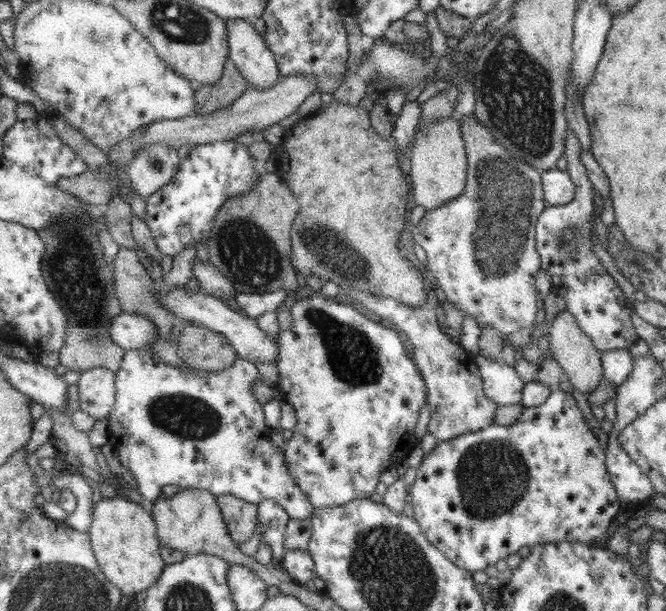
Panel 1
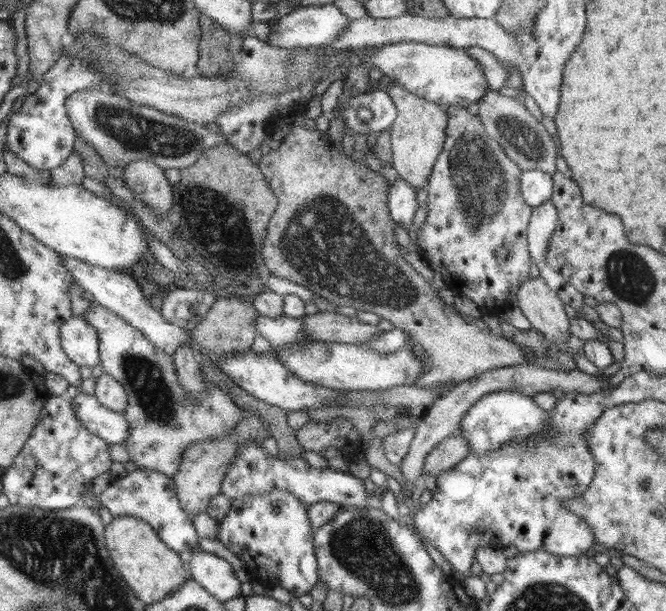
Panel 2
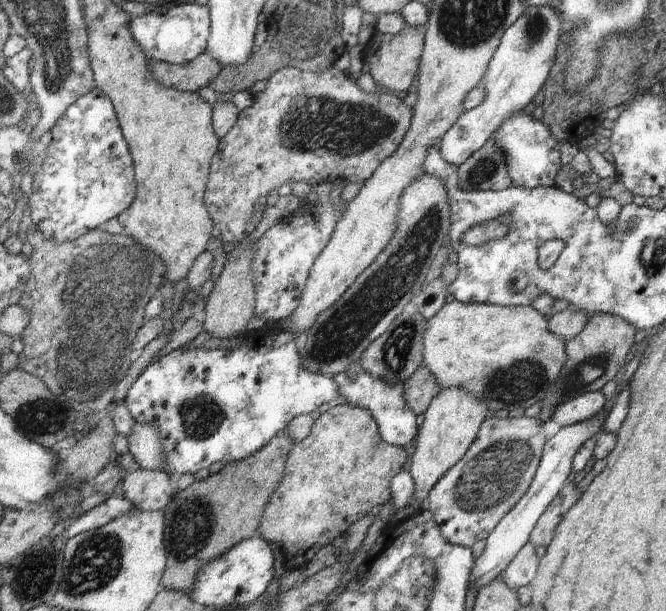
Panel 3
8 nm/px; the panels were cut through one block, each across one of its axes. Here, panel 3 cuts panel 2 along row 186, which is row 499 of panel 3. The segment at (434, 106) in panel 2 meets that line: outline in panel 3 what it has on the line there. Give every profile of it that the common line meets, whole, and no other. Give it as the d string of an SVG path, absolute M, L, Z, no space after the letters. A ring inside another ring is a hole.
M448 387L442 390L429 402L424 413L425 419L419 426L415 450L408 458L407 469L415 484L413 502L426 501L434 484L456 464L468 447L474 442L482 421L487 417L489 408L482 400L475 399L462 387Z

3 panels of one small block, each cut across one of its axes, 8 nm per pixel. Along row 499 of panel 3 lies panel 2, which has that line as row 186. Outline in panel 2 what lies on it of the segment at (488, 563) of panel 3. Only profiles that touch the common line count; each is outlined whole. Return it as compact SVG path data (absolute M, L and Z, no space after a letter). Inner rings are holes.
M523 170L520 174L520 193L522 199L531 207L548 202L554 192L552 175L540 170Z

